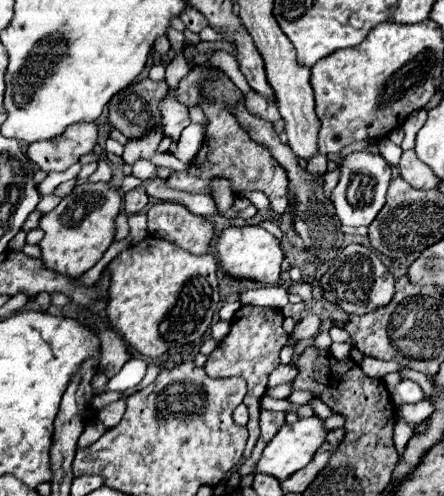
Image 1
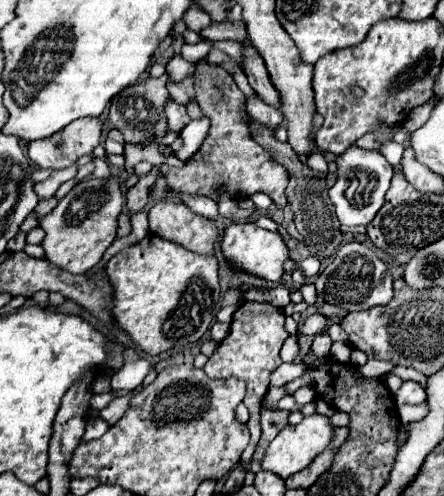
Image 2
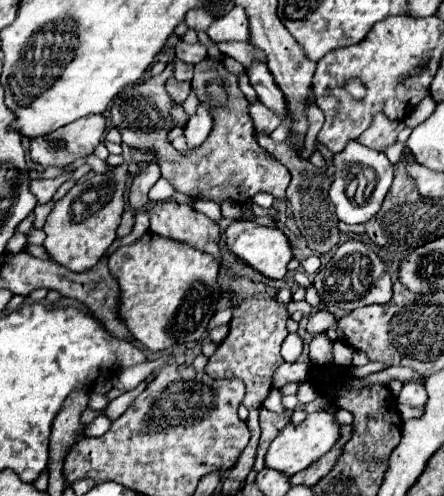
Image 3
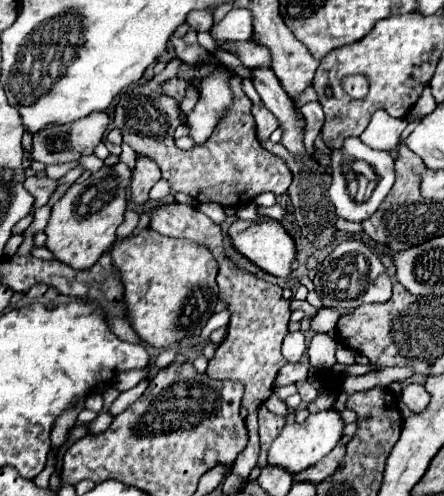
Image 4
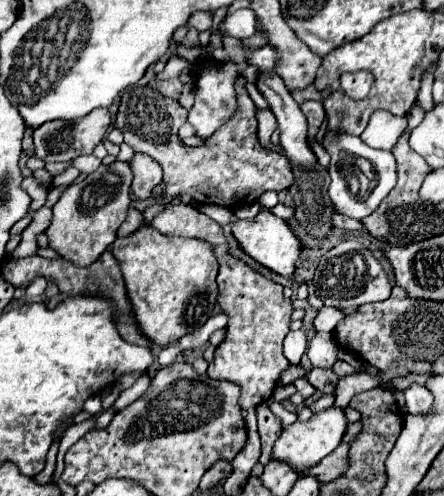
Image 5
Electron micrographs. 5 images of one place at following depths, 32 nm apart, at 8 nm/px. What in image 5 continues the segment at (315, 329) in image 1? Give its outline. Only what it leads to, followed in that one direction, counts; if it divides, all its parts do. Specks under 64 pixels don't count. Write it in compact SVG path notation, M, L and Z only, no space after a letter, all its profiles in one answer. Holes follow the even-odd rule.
M324 306L318 316L316 316L316 322L314 322L314 328L316 332L332 332L336 328L336 324L344 318L346 314L340 312L338 308L332 308L332 306Z

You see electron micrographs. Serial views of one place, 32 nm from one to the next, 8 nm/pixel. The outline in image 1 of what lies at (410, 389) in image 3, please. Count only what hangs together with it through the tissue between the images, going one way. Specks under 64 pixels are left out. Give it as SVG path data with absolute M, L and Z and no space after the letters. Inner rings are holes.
M402 380L392 390L392 400L394 400L396 406L400 406L400 404L416 404L416 402L420 402L424 398L426 396L424 396L422 388L416 382L412 382L412 380Z

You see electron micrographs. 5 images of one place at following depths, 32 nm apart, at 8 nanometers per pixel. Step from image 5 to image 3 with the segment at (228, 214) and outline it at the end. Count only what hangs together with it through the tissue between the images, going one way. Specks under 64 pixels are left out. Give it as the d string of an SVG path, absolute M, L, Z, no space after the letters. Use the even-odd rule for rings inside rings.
M196 200L196 202L192 204L192 208L198 210L198 206L200 206L200 212L204 212L204 214L210 216L210 218L214 218L214 222L218 222L218 220L222 218L220 206L218 206L216 202L200 202L200 200Z

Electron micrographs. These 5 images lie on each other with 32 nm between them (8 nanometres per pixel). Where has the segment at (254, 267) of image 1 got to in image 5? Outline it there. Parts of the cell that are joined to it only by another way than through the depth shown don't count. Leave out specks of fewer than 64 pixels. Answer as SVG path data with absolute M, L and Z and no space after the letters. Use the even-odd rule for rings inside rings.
M260 210L260 214L254 220L238 220L232 228L232 234L240 242L240 246L250 254L254 260L264 264L266 268L282 274L282 276L292 276L296 270L296 262L302 254L302 242L290 228L290 224L284 218L274 216L270 210Z

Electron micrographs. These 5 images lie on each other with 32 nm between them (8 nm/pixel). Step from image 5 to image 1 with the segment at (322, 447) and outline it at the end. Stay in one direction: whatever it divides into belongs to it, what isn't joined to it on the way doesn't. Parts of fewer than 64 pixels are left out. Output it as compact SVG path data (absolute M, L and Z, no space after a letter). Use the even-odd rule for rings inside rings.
M316 414L310 418L302 418L296 424L284 424L280 432L274 436L274 440L264 448L264 454L258 462L258 472L276 476L278 480L286 480L288 476L292 476L292 472L298 472L300 468L308 466L308 462L322 448L326 438L328 438L328 430L324 426L324 420L318 418Z

